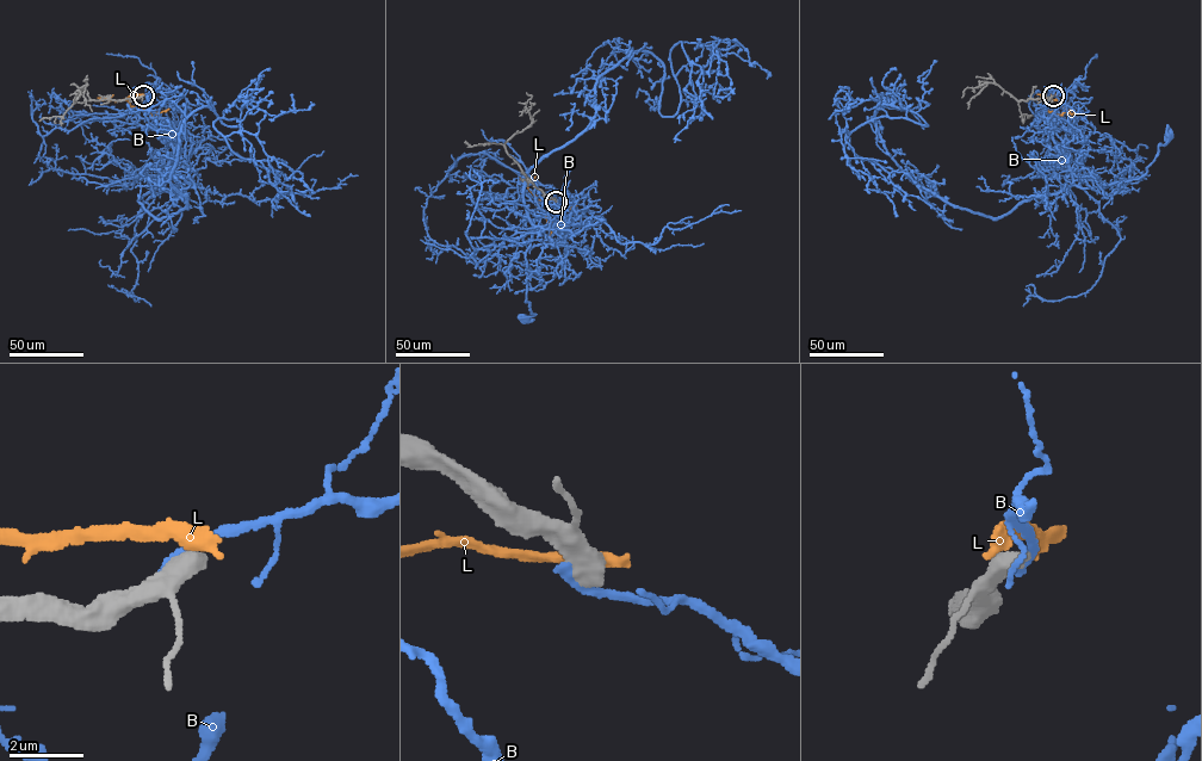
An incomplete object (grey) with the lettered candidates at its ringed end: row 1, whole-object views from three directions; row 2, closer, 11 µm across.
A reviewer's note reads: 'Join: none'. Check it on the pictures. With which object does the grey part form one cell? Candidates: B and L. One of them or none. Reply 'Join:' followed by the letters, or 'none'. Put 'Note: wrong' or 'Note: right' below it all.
Join: none
Note: right

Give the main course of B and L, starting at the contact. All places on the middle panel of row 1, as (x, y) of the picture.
B: (555, 200), (575, 205), (588, 229), (577, 211), (533, 230), (526, 301), (536, 314), (524, 319)
L: (556, 200), (538, 200), (547, 223), (576, 205)

